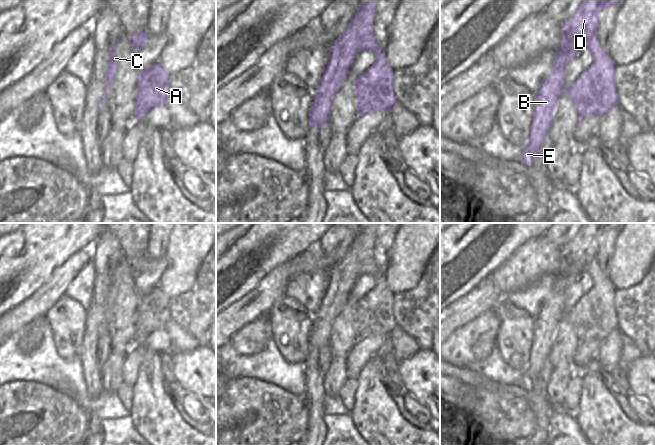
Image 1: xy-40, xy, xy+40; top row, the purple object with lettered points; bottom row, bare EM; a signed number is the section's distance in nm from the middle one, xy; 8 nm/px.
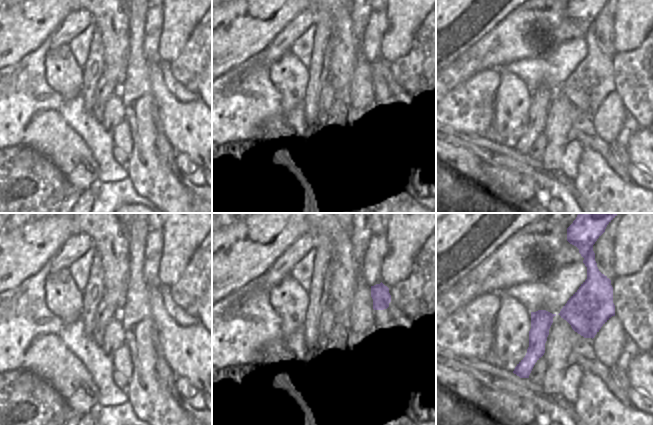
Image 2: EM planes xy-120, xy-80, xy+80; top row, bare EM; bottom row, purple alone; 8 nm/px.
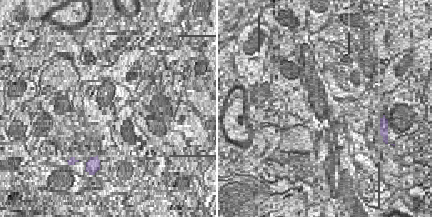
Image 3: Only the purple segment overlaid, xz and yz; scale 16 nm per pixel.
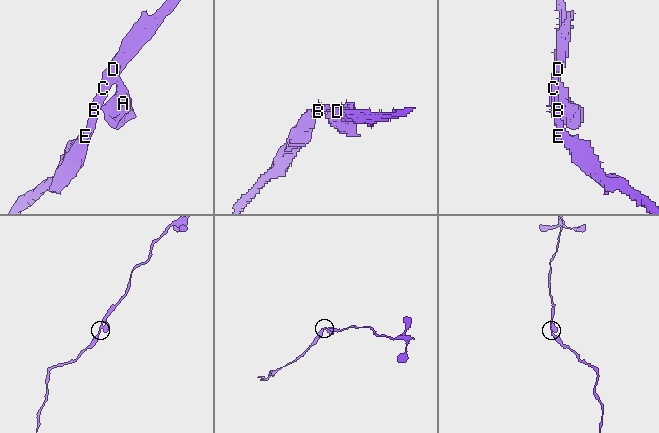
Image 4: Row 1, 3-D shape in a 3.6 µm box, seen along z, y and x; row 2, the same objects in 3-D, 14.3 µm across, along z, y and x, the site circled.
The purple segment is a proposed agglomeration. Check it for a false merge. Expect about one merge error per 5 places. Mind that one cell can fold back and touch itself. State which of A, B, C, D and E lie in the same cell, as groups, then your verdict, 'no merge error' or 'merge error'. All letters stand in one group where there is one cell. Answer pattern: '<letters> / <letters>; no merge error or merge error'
A B C D E; no merge error

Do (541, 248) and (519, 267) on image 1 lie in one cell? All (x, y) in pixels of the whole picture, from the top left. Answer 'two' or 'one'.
one

